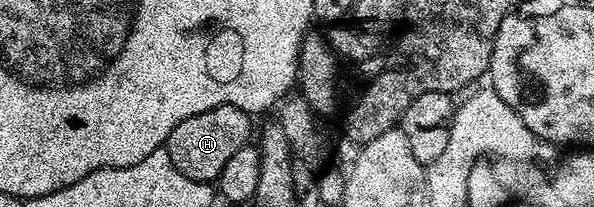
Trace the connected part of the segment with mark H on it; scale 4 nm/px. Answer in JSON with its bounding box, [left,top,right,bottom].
[164,107,251,183]

